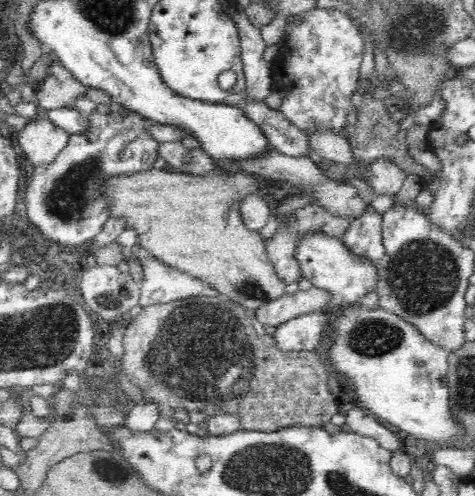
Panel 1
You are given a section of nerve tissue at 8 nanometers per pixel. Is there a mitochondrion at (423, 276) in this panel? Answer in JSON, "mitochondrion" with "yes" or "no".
{"mitochondrion":"yes"}

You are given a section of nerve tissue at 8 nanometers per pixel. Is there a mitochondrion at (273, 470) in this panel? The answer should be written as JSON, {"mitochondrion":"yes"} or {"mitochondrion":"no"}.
{"mitochondrion":"yes"}

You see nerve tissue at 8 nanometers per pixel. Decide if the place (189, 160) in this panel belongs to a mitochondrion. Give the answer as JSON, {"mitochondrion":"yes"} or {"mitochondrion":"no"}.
{"mitochondrion":"yes"}

